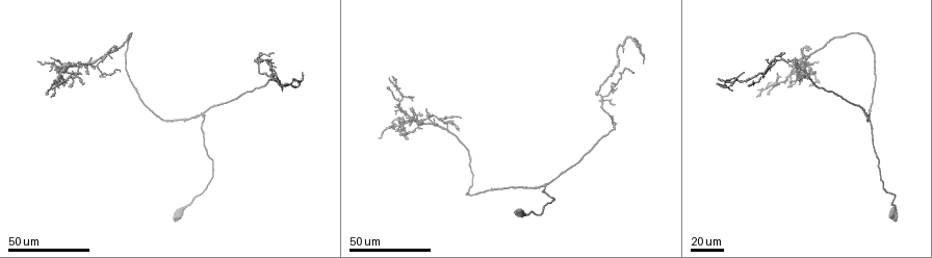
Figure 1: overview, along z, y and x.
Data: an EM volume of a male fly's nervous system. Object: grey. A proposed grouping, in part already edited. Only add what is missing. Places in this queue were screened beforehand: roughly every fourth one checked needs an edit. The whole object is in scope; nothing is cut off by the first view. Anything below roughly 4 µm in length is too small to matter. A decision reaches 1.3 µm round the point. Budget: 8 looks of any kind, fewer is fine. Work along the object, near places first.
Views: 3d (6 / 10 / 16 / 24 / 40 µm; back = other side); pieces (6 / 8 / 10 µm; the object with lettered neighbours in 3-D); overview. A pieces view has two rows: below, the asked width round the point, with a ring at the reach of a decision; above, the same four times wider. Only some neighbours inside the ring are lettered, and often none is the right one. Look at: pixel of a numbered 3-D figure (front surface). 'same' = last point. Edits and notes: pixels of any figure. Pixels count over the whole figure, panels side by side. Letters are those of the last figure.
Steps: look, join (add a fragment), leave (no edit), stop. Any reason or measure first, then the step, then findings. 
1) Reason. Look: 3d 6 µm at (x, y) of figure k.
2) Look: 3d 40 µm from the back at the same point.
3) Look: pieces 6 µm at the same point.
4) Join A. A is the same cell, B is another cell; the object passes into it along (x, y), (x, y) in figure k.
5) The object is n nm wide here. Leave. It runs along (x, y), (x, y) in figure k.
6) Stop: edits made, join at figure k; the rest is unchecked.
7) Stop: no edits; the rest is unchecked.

Branch stops here. Look: 3d 40 µm at (635, 37) of figure 1.

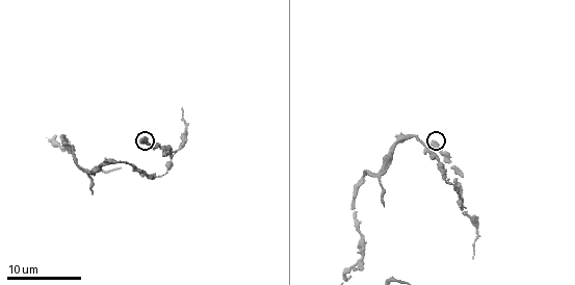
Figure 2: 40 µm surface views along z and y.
Look: pieces 8 µm at (431, 140) of figure 2.

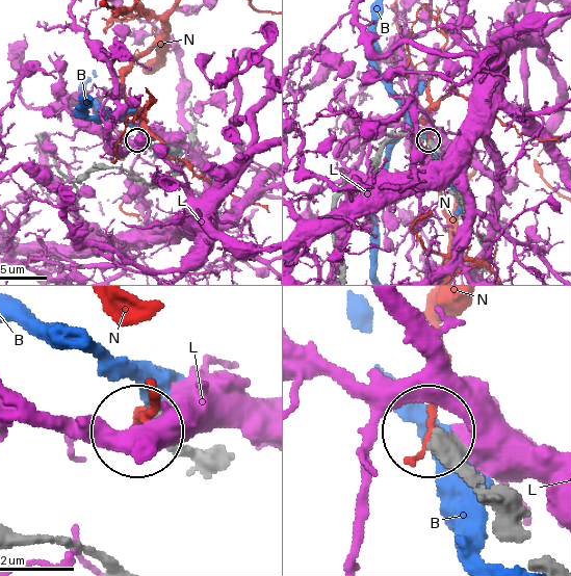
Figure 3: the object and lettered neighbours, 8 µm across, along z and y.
Leave. B, L and N are other cells; none of them fits.

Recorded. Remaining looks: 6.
Look: pieces 6 µm at (93, 193) of figure 2.

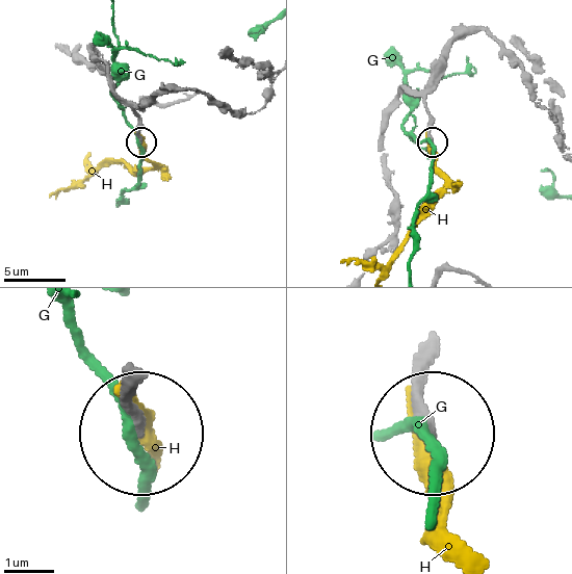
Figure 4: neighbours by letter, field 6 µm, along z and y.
Leave. G and H are other cells; it runs along (417, 365), (430, 435) in figure 4; no lettered fragment goes on from it.

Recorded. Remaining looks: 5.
Thin end. Look: 3d 6 µm at (473, 258) of figure 2.

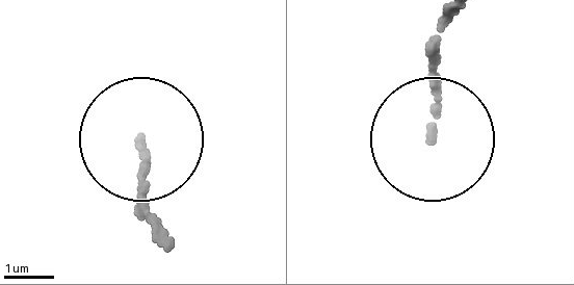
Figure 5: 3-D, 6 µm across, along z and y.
Look: pieces 6 µm at (429, 138) of figure 5.

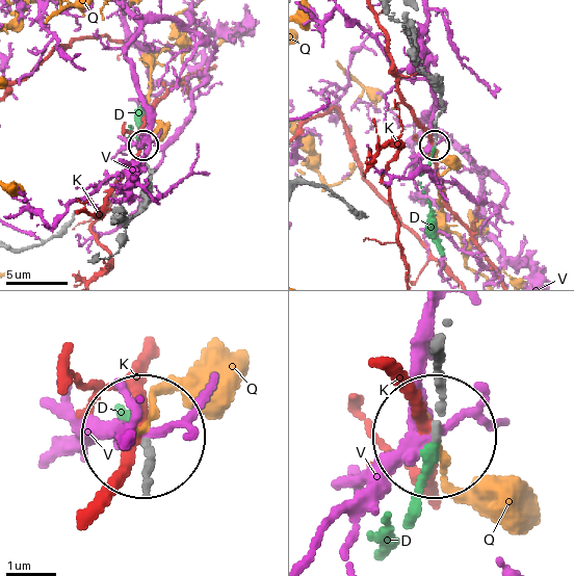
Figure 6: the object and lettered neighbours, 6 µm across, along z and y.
Join D. D is the same cell, K, Q and V are other cells; the object passes into it along (438, 357), (421, 505), (375, 559) in figure 6; the neuron continues.

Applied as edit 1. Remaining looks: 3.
Free end. Look: 3d 40 µm at (104, 74) of figure 1.

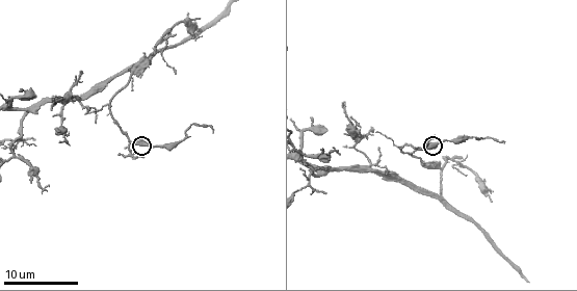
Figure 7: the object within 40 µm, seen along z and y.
See the neighbours. Look: pieces 8 µm at (142, 156) of figure 7.

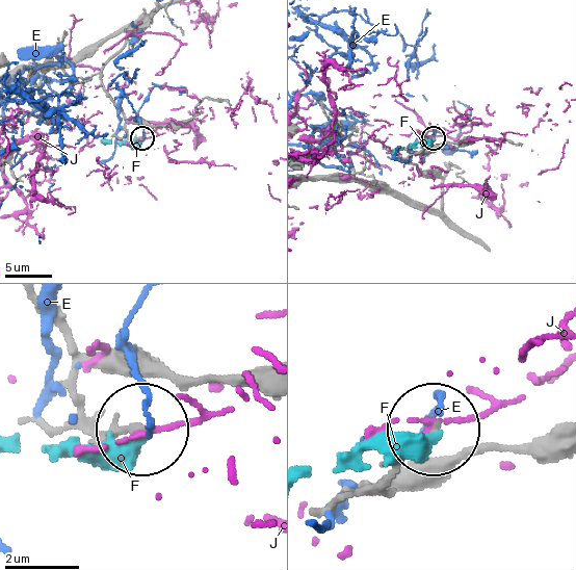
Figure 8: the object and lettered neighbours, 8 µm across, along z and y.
Leave. E, F and J are other cells; it runs along (40, 309), (64, 337), (86, 420), (138, 430) in figure 8; none of them fits.

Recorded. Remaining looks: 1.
Stop: edits made, join at figure 6; the rest is unchecked.

